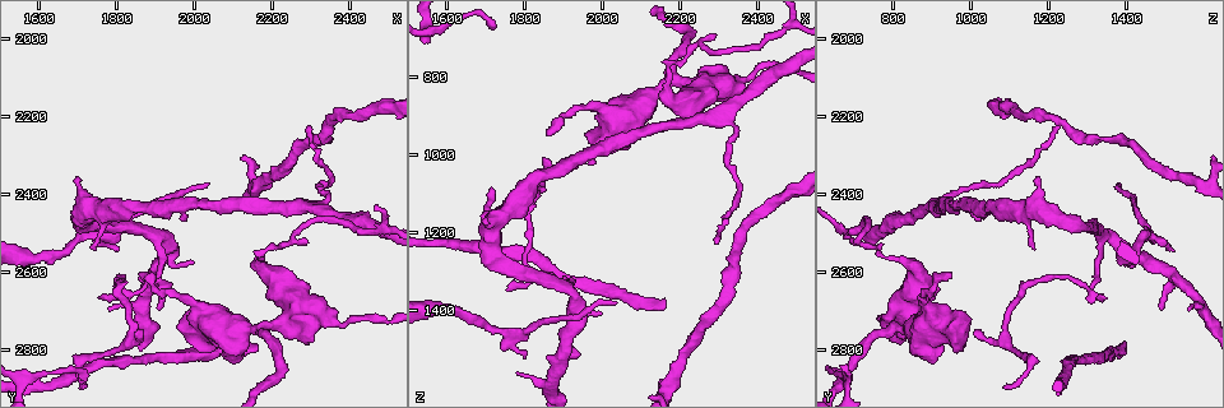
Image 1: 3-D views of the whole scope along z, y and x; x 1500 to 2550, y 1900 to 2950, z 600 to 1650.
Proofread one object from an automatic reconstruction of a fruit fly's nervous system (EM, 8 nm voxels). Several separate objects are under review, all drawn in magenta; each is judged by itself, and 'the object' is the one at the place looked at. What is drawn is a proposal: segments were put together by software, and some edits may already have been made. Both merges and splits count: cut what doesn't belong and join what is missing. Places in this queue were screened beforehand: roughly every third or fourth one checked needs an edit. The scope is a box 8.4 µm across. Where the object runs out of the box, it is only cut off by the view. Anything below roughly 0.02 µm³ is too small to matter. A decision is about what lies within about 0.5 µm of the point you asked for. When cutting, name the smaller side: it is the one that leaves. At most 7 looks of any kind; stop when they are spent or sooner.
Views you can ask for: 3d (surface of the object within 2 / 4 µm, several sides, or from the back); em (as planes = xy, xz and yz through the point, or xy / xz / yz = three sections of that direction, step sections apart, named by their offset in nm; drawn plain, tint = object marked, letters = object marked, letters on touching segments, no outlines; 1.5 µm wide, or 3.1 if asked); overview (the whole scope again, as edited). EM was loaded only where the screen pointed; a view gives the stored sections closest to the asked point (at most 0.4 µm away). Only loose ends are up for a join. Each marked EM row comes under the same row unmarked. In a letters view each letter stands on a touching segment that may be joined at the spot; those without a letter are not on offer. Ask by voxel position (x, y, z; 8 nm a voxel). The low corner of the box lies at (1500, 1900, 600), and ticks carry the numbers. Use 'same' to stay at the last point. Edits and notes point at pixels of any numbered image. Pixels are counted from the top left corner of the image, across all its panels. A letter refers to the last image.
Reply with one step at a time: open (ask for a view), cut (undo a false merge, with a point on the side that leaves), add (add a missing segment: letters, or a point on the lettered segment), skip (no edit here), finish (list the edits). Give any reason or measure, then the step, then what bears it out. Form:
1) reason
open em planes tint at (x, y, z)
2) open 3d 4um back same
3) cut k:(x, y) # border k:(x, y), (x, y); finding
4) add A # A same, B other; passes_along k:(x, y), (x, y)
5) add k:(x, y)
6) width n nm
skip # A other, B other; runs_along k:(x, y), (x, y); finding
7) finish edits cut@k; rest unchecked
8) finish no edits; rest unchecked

thin neck
open 3d 4um at (2335, 2260, 1335)

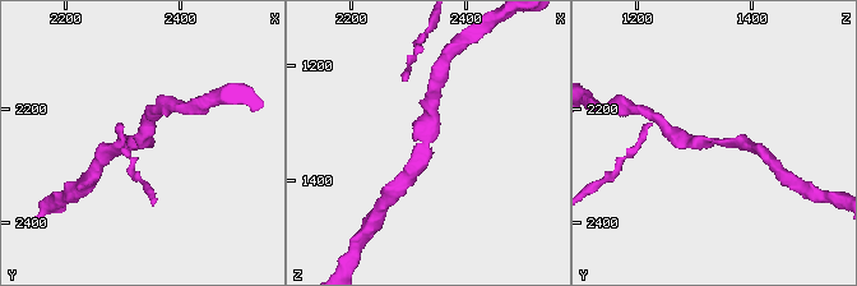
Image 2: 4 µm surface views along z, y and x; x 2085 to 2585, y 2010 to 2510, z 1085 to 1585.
arm_widths 190, 220 nm
open em planes letters at (2330, 2260, 1345)

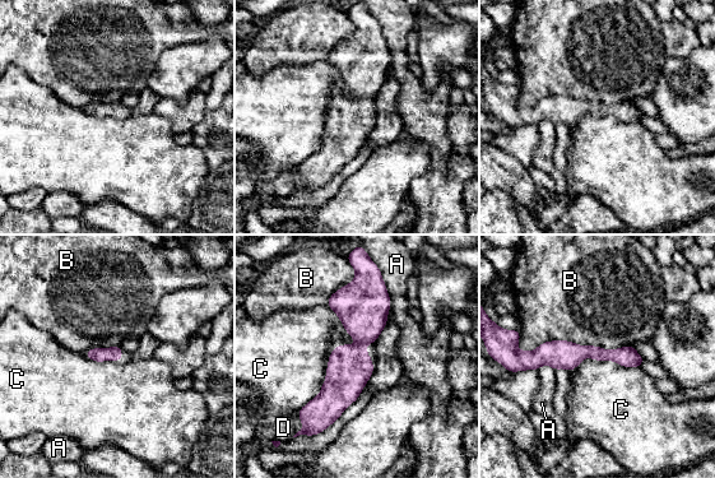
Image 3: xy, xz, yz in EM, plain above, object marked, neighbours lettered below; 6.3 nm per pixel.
width 100 nm
skip # A other, B other, C other, D other; border 3:(332, 351), (321, 389), (298, 411); continuous, no second neuron

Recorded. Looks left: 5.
branch stops here
open 3d 2um at (2000, 2565, 1405)

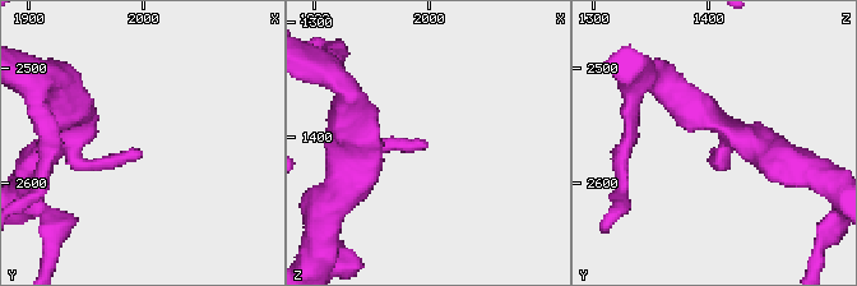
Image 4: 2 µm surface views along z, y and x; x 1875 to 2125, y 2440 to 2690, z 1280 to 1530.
arm_widths 220, 260 nm
open em planes letters at (1994, 2566, 1406)

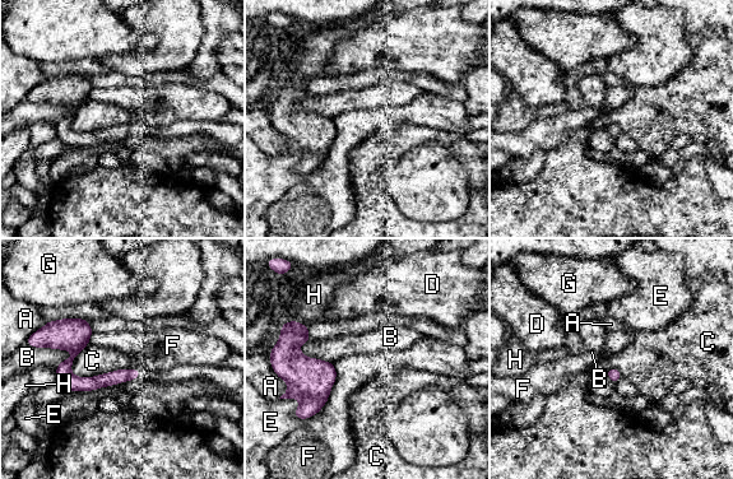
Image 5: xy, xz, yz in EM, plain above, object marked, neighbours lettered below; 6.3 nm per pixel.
skip # A other, B other, C other, D other, E other, F other, G other, H other; none of them fits

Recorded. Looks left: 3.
free end
open 3d 2um at (1860, 2610, 955)

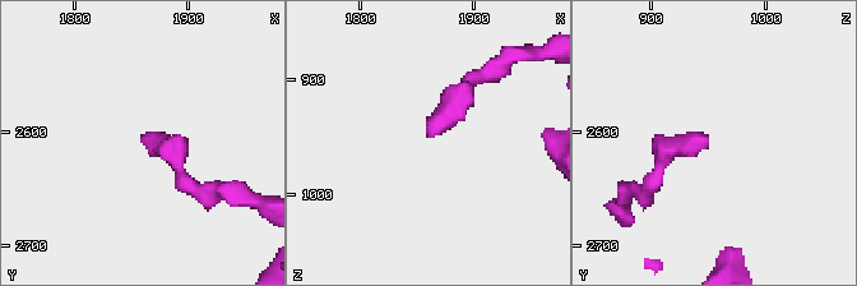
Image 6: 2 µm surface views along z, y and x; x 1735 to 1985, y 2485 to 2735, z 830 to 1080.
shape alone is not enough
open em xz step 8 letters at (1862, 2604, 950)

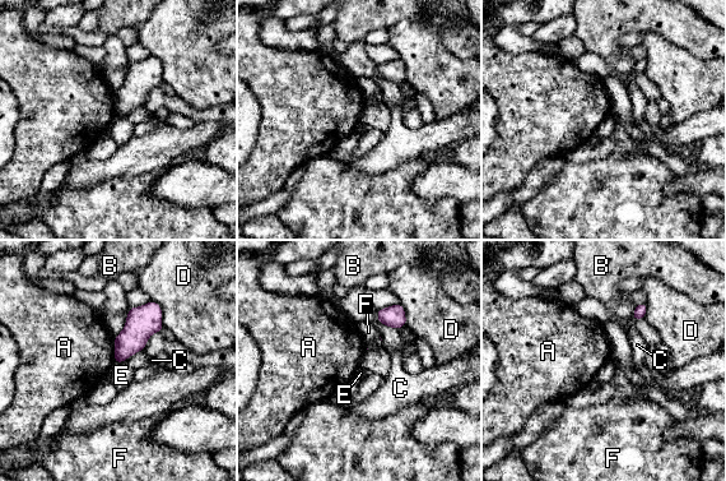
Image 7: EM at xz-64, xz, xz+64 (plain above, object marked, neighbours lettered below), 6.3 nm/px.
another direction
open em planes letters same

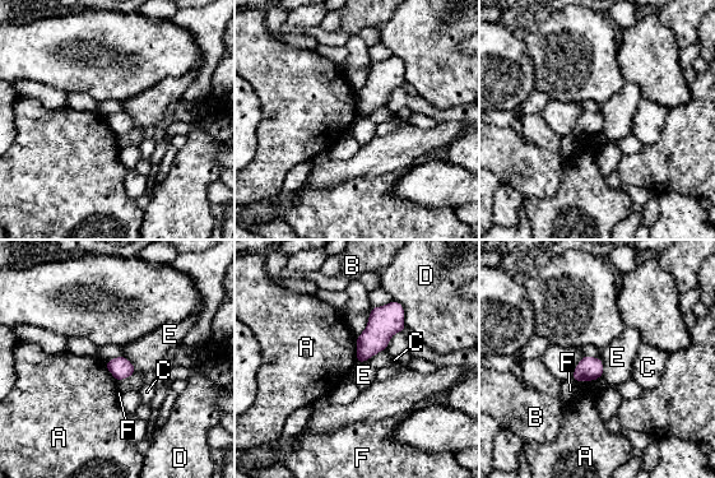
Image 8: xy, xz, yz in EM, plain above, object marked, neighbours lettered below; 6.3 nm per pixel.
width 140 nm
skip # A other, B other, C other, D other, E other, F other; none of them fits

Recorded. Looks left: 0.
finish no edits; rest unchecked

